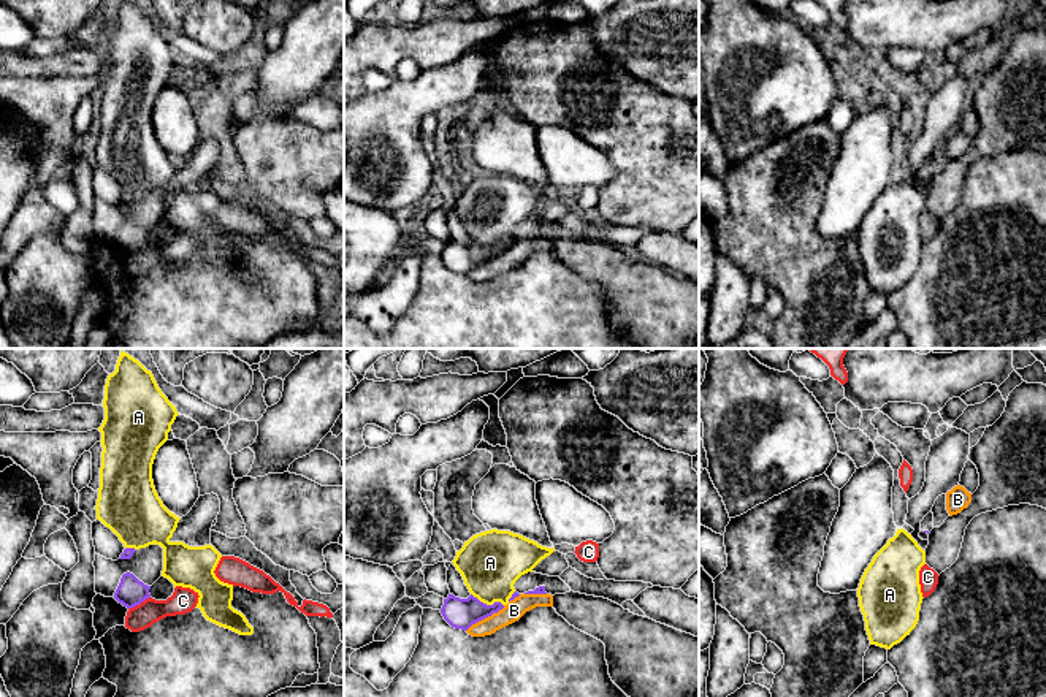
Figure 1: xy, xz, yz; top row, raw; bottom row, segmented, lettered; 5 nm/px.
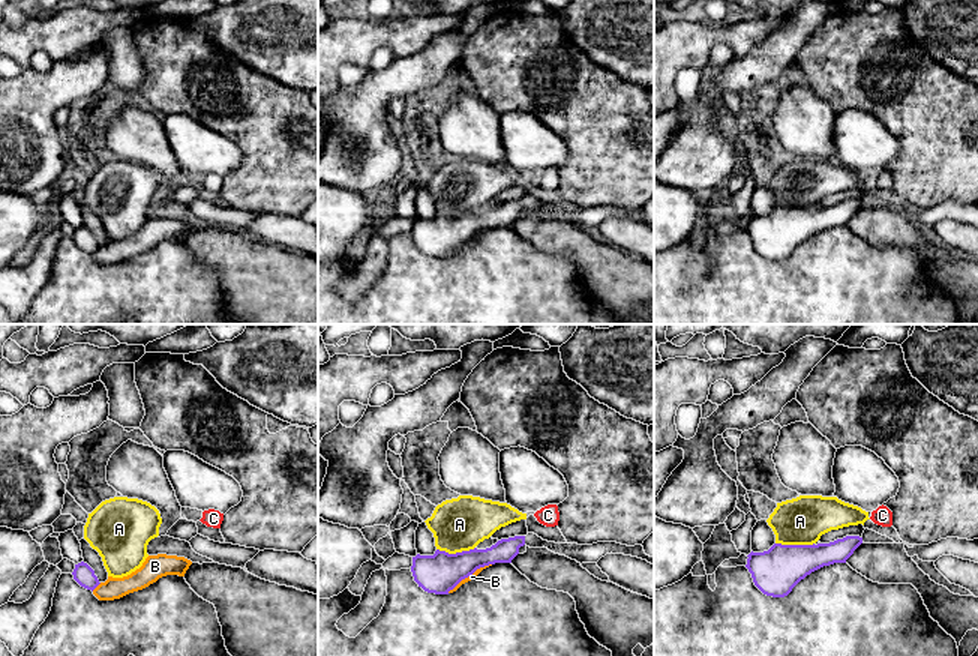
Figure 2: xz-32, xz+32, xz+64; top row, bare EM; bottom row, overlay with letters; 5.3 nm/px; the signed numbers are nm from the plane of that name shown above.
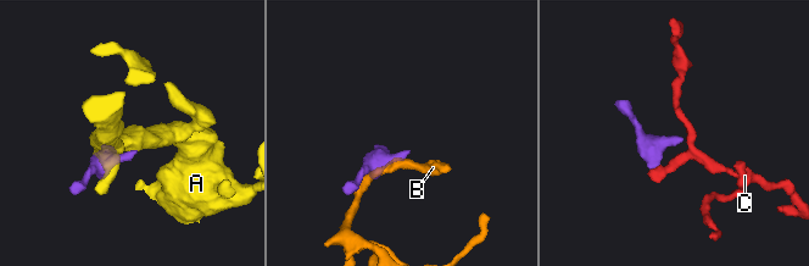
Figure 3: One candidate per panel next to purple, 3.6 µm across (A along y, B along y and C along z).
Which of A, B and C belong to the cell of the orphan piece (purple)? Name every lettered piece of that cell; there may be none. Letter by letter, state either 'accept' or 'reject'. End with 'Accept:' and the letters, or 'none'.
A: reject
B: reject
C: reject
Accept: none

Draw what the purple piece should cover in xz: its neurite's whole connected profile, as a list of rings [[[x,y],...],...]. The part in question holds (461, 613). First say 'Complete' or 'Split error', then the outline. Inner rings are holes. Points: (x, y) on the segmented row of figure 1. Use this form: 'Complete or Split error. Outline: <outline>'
Complete. Outline: [[[449,594],[449,597],[444,599],[441,613],[452,627],[468,630],[472,624],[498,613],[502,608],[504,605],[501,602],[487,605],[472,594],[468,599],[460,599]]]

